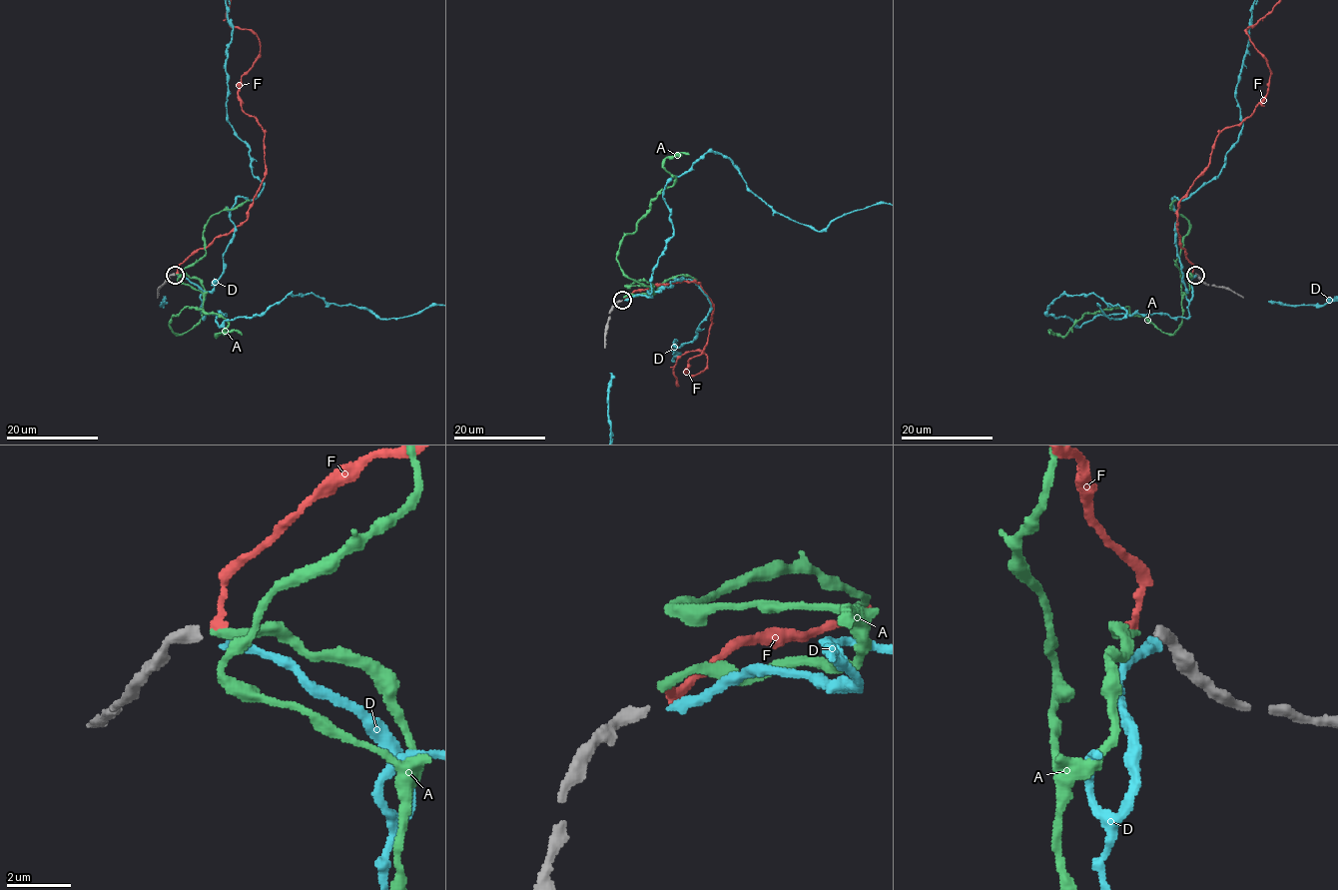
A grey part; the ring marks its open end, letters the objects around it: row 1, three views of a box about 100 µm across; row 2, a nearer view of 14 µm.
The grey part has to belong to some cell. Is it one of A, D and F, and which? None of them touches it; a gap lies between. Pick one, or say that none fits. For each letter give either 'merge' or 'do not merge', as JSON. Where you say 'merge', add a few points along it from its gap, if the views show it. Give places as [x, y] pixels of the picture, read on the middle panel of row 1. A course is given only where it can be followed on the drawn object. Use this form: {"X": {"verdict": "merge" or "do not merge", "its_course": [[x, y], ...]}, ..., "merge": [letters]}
{"A": {"verdict": "merge", "its_course": [[623, 298], [652, 292], [623, 273], [616, 252], [620, 241], [674, 183], [664, 161], [689, 154]]}, "D": {"verdict": "do not merge"}, "F": {"verdict": "do not merge"}, "merge": ["A"]}

